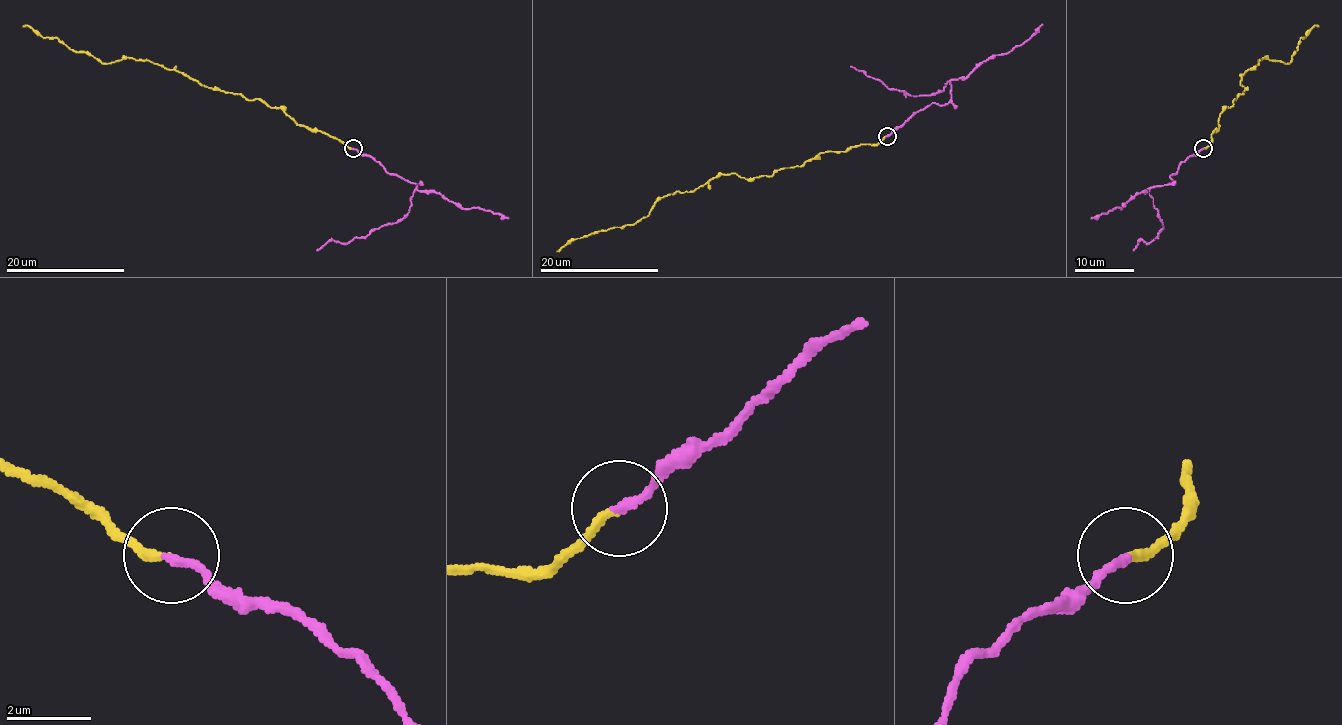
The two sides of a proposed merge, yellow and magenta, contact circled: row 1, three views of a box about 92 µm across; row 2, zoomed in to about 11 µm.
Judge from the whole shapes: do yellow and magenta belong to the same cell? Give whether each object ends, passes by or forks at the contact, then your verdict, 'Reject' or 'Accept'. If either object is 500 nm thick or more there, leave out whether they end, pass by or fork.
At the ring yellow ends. At the ring magenta ends. Reject

